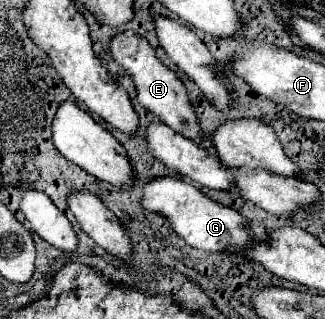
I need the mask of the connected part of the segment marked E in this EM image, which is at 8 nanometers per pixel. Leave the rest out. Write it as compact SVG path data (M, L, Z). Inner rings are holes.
M125 30L119 36L111 38L109 48L111 48L113 60L117 64L121 64L129 72L129 76L133 78L135 88L137 88L137 102L141 106L145 106L147 110L151 110L153 114L157 114L161 118L161 122L165 122L175 132L199 142L201 128L197 124L197 116L193 112L193 106L189 104L187 90L181 84L181 80L177 78L177 74L159 62L159 58L155 56L155 50L149 46L149 42L143 36L135 34L133 30Z

